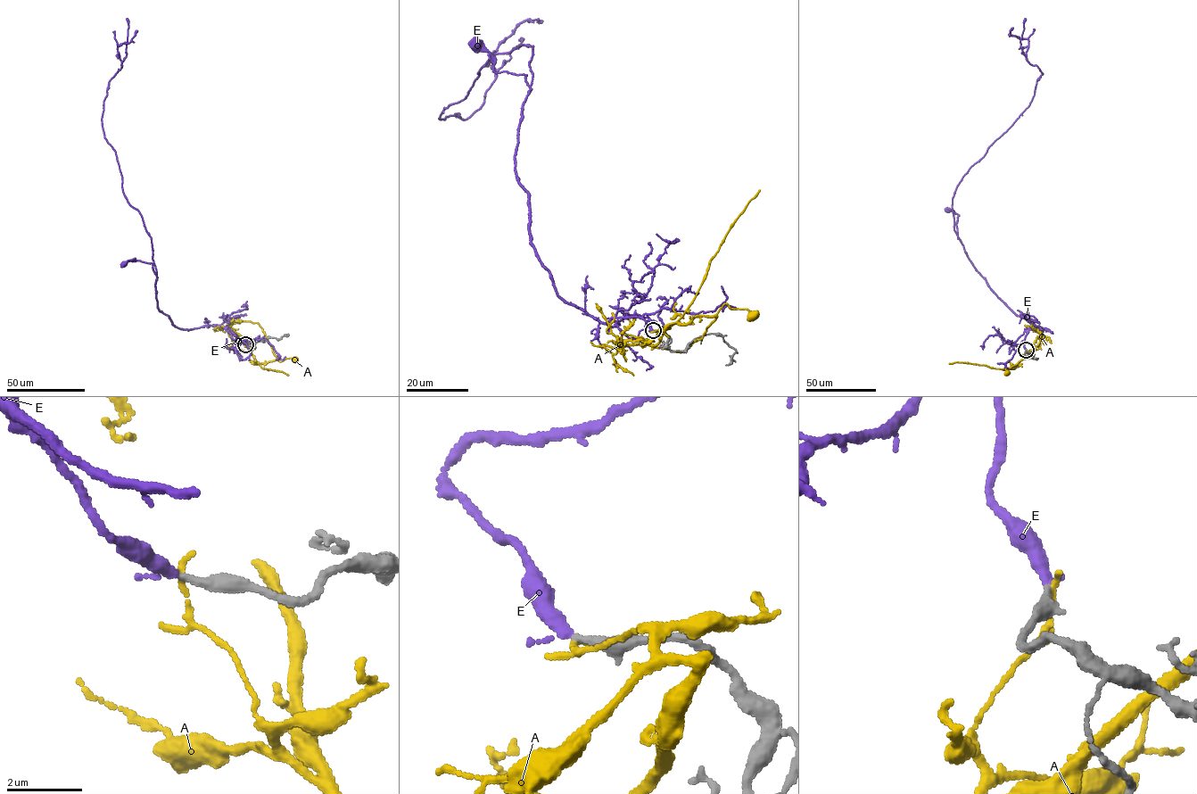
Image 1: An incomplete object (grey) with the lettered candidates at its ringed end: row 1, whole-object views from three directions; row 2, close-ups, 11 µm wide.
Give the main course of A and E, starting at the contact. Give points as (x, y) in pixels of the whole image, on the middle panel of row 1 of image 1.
A: (653, 330), (714, 316), (725, 303), (754, 316)
E: (652, 330), (636, 317), (599, 322), (557, 294), (516, 177), (526, 75), (496, 72), (474, 43)

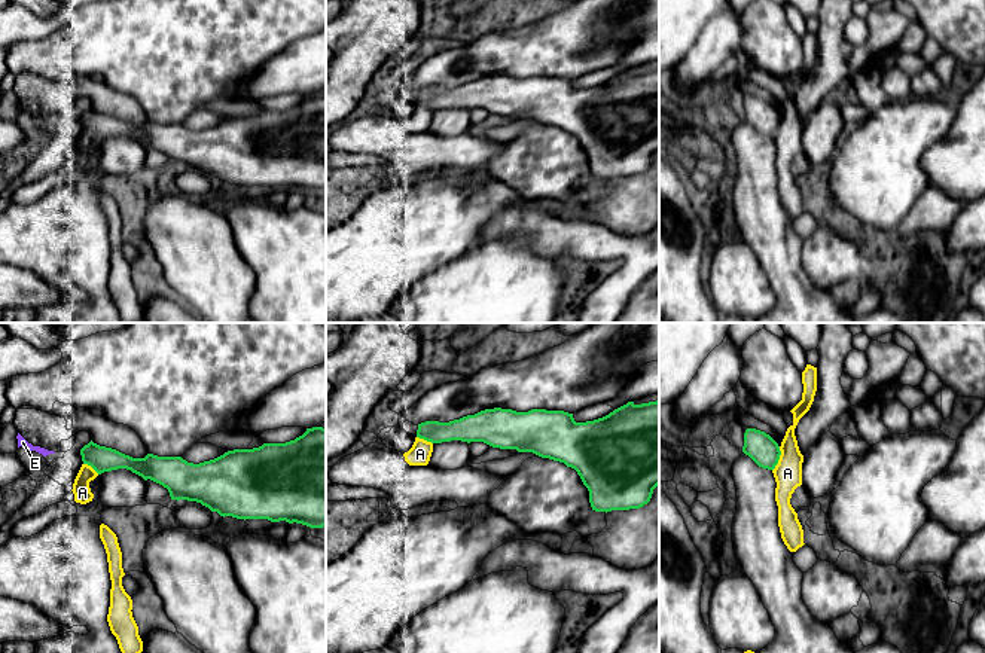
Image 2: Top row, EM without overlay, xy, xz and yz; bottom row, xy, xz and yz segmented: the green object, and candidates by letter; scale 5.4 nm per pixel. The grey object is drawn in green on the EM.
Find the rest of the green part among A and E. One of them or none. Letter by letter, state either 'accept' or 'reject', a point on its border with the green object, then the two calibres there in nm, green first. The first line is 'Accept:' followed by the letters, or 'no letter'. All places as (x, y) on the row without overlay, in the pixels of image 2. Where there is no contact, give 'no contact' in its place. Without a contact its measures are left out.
Accept: E
A: reject | yz (778, 125) | 160/150 nm
E: accept | no contact

